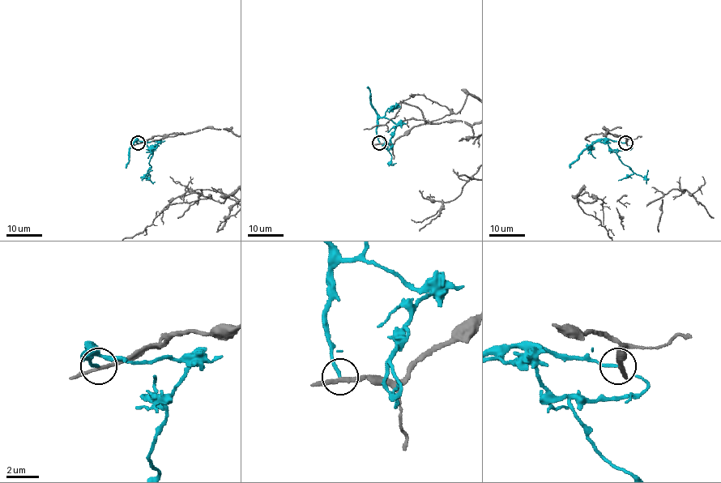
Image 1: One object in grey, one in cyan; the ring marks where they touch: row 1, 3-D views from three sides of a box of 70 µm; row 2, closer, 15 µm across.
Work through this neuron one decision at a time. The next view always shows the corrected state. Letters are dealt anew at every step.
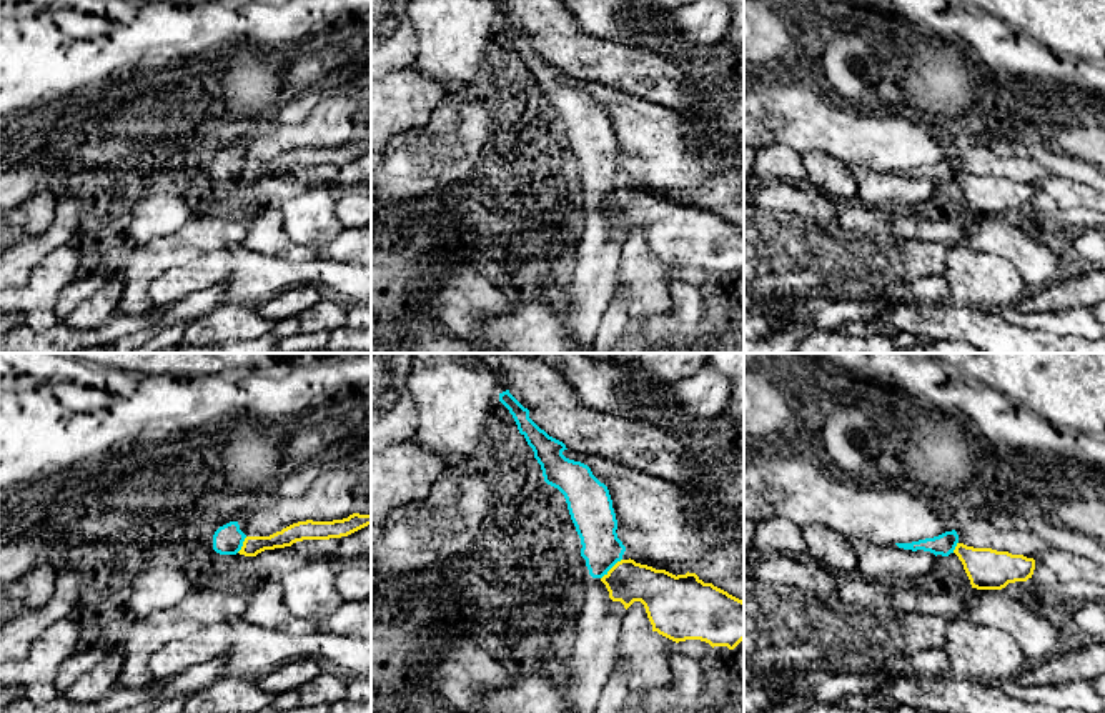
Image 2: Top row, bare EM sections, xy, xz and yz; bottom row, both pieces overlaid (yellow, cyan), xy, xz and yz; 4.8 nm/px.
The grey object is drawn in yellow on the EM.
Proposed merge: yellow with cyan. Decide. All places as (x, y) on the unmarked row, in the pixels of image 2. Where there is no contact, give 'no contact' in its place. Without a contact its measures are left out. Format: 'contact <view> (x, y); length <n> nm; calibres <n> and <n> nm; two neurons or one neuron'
contact xz (611, 195); length 140 nm; calibres 200 and 200 nm; two neurons

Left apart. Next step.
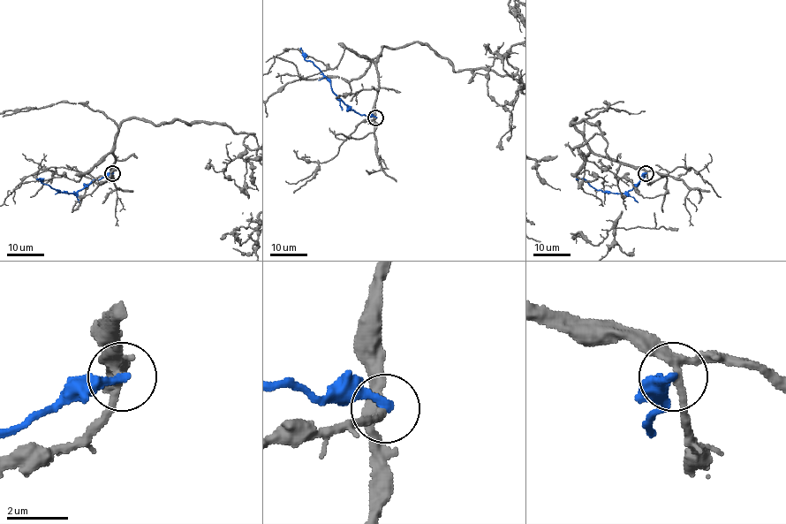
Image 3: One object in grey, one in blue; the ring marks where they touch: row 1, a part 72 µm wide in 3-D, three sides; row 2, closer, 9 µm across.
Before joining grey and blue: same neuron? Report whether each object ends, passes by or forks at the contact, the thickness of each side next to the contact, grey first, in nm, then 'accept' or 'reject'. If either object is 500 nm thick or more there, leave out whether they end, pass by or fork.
grey forks; blue ends; calibres 280 and 260 nm; reject

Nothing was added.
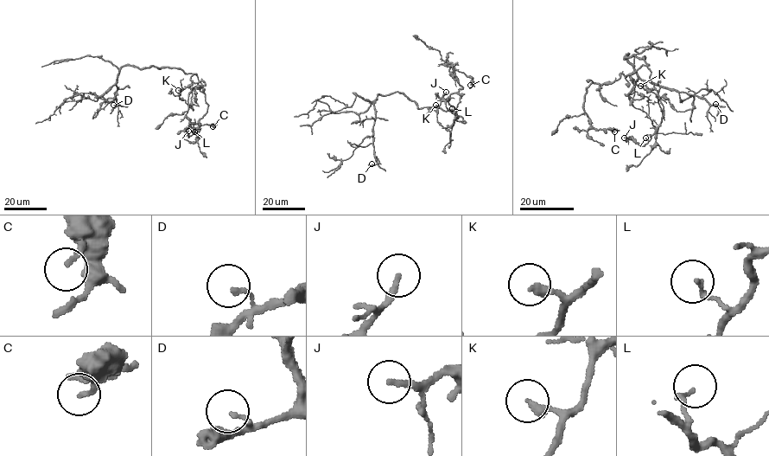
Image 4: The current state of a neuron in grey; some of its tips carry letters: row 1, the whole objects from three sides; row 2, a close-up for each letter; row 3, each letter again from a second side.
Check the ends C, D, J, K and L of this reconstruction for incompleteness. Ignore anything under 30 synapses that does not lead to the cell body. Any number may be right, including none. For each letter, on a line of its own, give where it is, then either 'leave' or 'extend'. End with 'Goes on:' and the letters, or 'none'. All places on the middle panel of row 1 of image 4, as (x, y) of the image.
C: (470, 85) | leave
D: (371, 163) | leave
J: (446, 92) | extend
K: (435, 105) | leave
L: (452, 108) | leave
Goes on: J

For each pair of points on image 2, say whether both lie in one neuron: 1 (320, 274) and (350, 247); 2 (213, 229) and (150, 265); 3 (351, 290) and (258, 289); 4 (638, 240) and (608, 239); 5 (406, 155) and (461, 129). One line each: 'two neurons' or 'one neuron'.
1: two neurons
2: one neuron
3: one neuron
4: two neurons
5: one neuron

